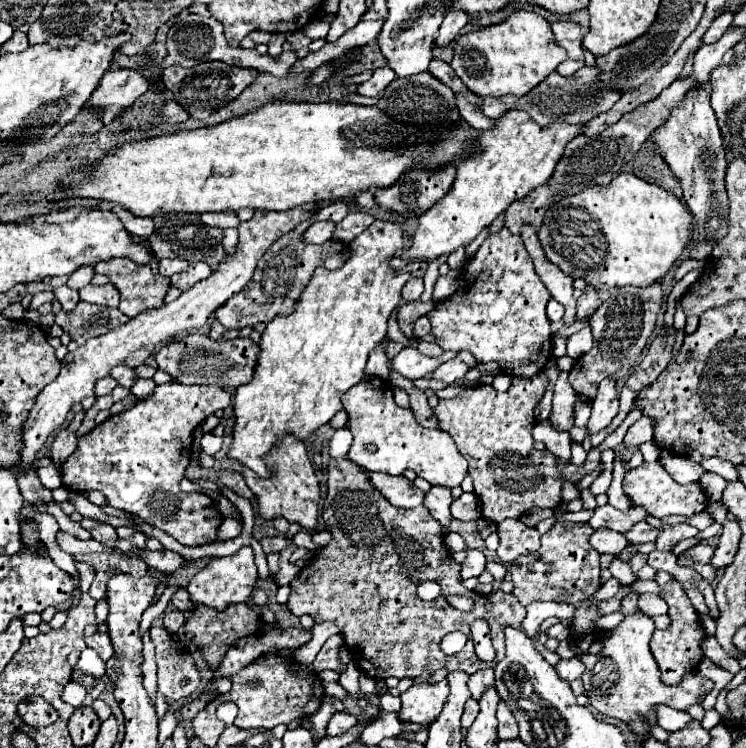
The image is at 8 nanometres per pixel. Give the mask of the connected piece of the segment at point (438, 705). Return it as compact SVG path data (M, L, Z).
M446 679L430 685L418 683L402 693L402 709L398 711L400 723L420 723L430 725L438 719L444 705L448 701L448 685Z

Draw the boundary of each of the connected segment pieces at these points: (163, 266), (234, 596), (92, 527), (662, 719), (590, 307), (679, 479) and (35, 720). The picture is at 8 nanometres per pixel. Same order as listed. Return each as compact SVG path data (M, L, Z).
M160 259L160 275L172 277L174 273L182 273L188 269L188 263L184 259Z
M242 547L238 553L234 553L230 557L212 559L200 573L196 573L192 577L192 581L186 589L188 589L194 605L206 605L216 611L224 611L228 605L246 603L254 591L256 579L258 579L258 571L256 571L256 563L254 563L254 551L250 547Z
M82 519L80 523L86 531L90 531L90 537L98 543L102 543L104 547L110 547L110 549L116 549L116 541L118 541L118 535L116 535L116 529L110 527L110 525L102 525L102 523L96 523L92 519Z
M662 707L660 715L658 715L658 725L664 727L666 731L680 731L690 721L692 721L692 717L686 711L674 711L674 709L668 709L668 707Z
M584 291L582 297L578 299L578 311L576 311L576 319L580 321L590 321L592 313L598 311L598 307L602 305L602 299L598 297L596 291Z
M662 453L662 455L660 455L660 463L662 463L664 469L670 473L670 477L672 477L676 483L680 483L680 485L698 483L700 477L706 473L702 465L698 465L698 463L690 461L690 459L672 455L672 453Z
M26 697L18 705L18 715L30 727L46 727L58 719L58 713L42 697Z

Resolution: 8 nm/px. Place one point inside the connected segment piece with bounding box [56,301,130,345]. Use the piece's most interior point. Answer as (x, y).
(86, 321)

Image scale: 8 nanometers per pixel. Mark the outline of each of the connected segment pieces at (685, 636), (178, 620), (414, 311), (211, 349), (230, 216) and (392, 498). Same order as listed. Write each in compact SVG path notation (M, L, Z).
M664 585L660 591L660 597L668 603L668 617L670 617L670 627L664 630L655 630L654 639L652 639L652 653L654 659L664 675L666 685L678 685L684 673L690 669L696 669L698 663L704 659L704 653L700 649L700 641L704 639L704 629L700 625L700 615L692 607L690 599L686 597L684 589L678 589L676 585Z
M172 611L172 613L166 613L164 615L164 627L170 635L178 633L178 629L184 625L184 613L178 613L178 611Z
M414 301L414 303L404 303L398 311L398 323L402 333L412 339L414 337L414 323L418 317L428 315L434 309L434 301Z
M190 333L180 341L164 345L156 353L156 363L158 363L158 369L166 371L168 375L172 375L176 383L182 383L182 385L218 385L222 389L224 387L236 389L238 385L244 385L252 379L258 353L260 353L260 347L252 339L236 337L232 341L228 339L212 341L208 335Z
M226 209L220 213L202 213L202 223L210 225L210 227L226 229L226 227L238 227L240 219L236 217L236 213L232 209Z
M368 473L370 481L374 481L374 487L394 505L394 507L402 507L402 509L412 509L422 505L424 501L424 493L406 477L398 475L382 475L382 473Z

